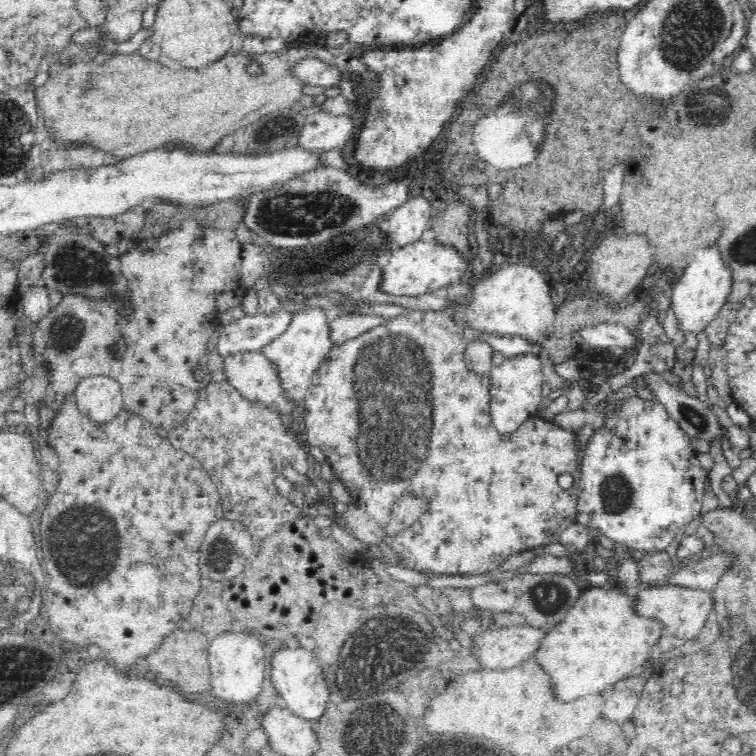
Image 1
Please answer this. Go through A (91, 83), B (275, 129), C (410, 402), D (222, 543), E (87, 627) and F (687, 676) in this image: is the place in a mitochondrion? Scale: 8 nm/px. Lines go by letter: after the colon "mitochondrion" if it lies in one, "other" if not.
A: mitochondrion
B: mitochondrion
C: mitochondrion
D: mitochondrion
E: other
F: other

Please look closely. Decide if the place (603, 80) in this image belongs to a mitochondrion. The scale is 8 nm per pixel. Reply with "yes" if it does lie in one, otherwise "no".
no

